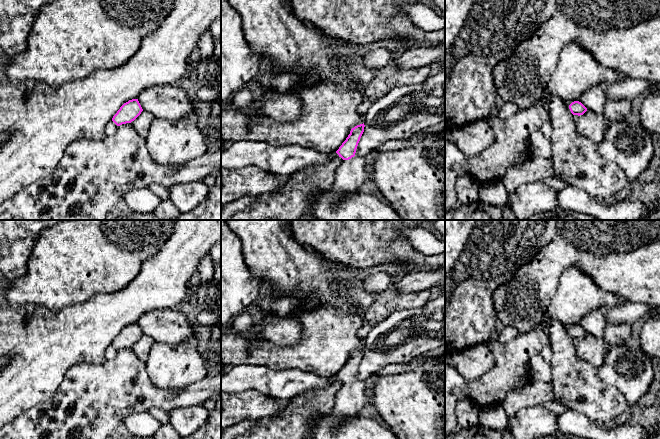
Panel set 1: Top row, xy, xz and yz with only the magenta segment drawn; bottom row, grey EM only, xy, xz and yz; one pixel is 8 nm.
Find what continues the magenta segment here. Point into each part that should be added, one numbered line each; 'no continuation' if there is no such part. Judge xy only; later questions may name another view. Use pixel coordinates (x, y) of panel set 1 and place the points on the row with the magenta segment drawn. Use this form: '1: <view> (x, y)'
no continuation

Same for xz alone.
1: xz (351, 174)

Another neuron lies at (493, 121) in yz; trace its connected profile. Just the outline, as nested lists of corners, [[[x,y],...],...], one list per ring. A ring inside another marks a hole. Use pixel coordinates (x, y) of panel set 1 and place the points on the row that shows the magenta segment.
[[[547,90],[536,105],[519,109],[512,117],[506,120],[499,119],[493,113],[485,121],[492,129],[494,141],[486,150],[468,159],[468,172],[480,183],[501,180],[509,167],[519,165],[528,159],[531,155],[529,150],[531,134],[536,130],[540,130],[542,124],[549,118]]]

